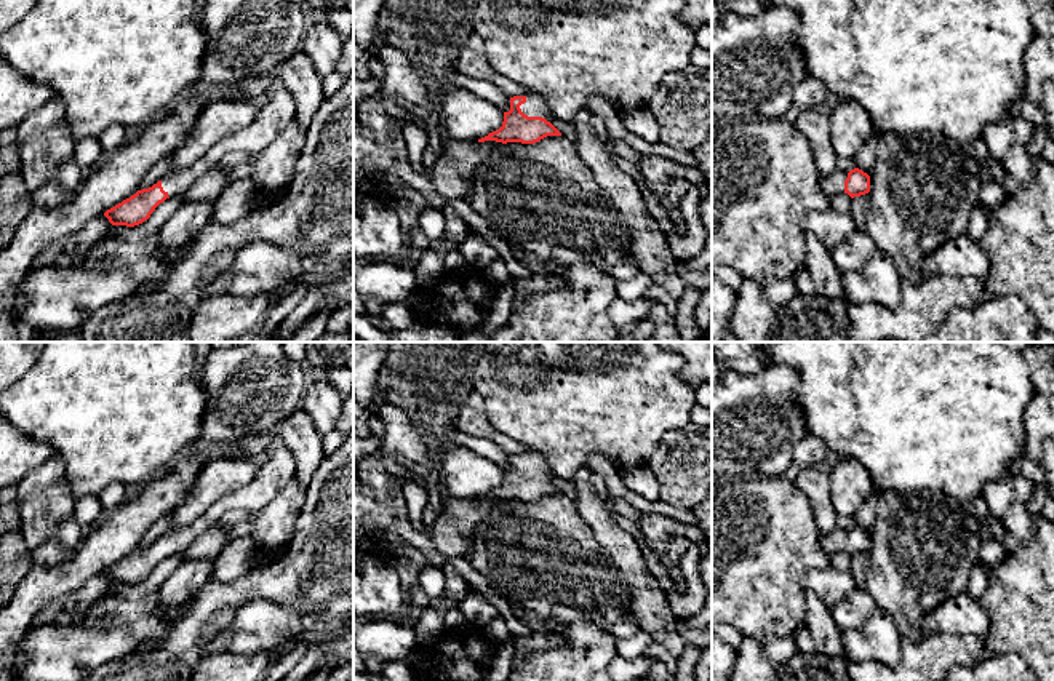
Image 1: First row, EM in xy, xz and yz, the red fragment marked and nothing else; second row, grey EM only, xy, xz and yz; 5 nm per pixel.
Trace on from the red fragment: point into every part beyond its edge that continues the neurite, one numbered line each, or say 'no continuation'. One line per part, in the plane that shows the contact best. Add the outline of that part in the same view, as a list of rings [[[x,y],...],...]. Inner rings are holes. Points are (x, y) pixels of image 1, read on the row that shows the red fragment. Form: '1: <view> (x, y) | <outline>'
1: xz (534, 106) | [[[526,94],[526,102],[520,106],[521,112],[528,117],[542,117],[547,121],[553,118],[553,114],[542,96]]]

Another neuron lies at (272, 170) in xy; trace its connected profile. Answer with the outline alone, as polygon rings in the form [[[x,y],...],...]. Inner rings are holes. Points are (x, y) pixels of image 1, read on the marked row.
[[[293,118],[277,137],[251,161],[251,181],[259,195],[272,195],[288,189],[294,174],[301,150],[305,144],[307,129]]]

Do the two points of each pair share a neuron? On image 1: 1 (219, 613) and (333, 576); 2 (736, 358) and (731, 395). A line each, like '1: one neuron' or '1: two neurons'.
1: one neuron
2: two neurons

